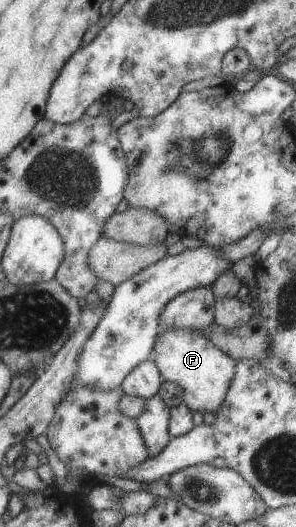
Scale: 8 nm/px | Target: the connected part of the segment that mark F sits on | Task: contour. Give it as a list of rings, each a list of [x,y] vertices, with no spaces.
[[[169,328],[160,331],[152,349],[152,361],[164,381],[174,382],[183,391],[183,403],[190,411],[214,414],[228,391],[235,372],[236,361],[216,349],[199,331]]]

